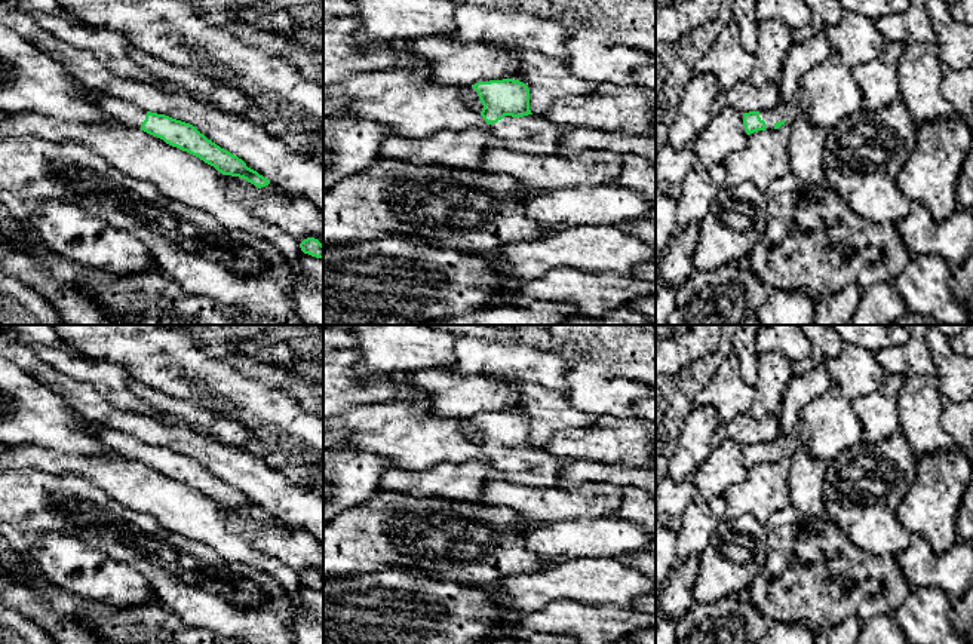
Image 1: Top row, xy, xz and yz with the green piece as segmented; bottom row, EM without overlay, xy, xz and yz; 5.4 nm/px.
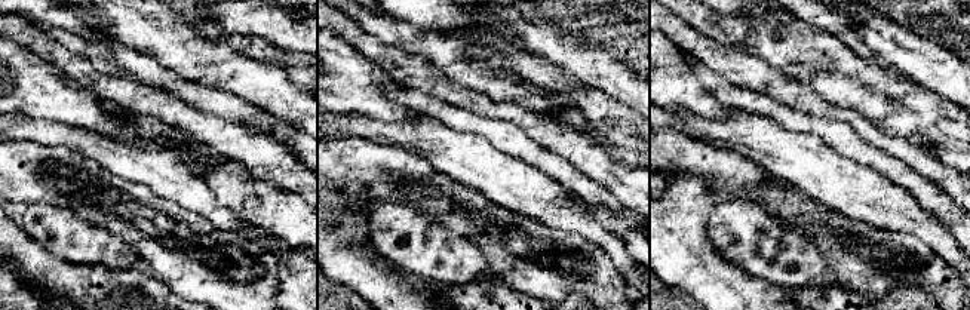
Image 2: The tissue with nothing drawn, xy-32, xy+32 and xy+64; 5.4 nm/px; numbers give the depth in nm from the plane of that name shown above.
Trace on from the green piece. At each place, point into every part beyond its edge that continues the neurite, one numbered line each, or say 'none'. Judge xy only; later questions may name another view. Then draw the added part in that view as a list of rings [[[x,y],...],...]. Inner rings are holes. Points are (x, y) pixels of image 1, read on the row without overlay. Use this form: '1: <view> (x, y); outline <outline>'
1: xy (128, 447); outline [[[99,424],[93,426],[93,432],[99,436],[102,444],[113,453],[117,453],[132,461],[141,461],[141,456],[145,453],[147,447],[145,442],[132,438],[120,430],[102,427]]]

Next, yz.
1: yz (776, 447); outline [[[773,441],[767,444],[759,444],[761,453],[765,454],[765,463],[773,463],[776,454],[785,453],[785,441]]]

